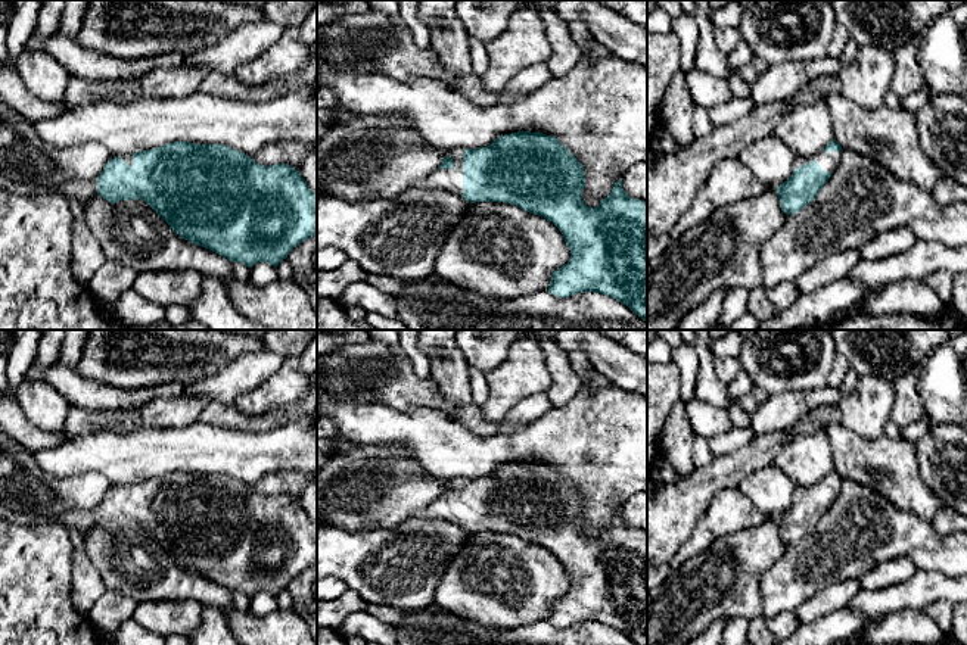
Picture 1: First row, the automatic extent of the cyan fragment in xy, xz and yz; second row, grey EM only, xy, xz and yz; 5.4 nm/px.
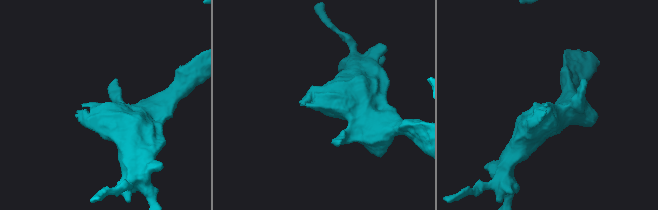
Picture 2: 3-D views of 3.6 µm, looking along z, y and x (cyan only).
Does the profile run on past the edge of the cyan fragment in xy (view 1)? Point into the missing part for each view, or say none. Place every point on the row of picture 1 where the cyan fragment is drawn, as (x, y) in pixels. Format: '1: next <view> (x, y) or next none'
1: next xy (81, 192)

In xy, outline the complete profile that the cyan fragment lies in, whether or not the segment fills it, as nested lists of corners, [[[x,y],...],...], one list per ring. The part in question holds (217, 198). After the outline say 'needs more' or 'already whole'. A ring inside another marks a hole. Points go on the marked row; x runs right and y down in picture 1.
[[[174,141],[133,155],[112,155],[97,180],[63,183],[55,191],[68,200],[77,200],[81,206],[96,194],[111,203],[140,199],[181,239],[249,268],[258,262],[277,267],[293,247],[317,236],[317,193],[307,186],[299,171],[287,163],[259,165],[251,156],[224,144]]] | needs more

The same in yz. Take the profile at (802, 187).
[[[831,140],[818,153],[797,156],[793,175],[777,187],[777,194],[784,214],[793,215],[811,203],[840,163],[842,146]]] | needs more

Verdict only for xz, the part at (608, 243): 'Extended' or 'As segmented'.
Extended

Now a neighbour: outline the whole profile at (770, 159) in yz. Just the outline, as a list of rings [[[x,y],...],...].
[[[775,134],[746,146],[740,162],[762,183],[777,188],[793,175],[796,153]]]

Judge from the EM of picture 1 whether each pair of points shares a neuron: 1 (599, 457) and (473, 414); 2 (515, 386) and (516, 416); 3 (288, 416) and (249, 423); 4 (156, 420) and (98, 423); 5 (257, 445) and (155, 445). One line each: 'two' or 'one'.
1: two
2: two
3: one
4: one
5: one

